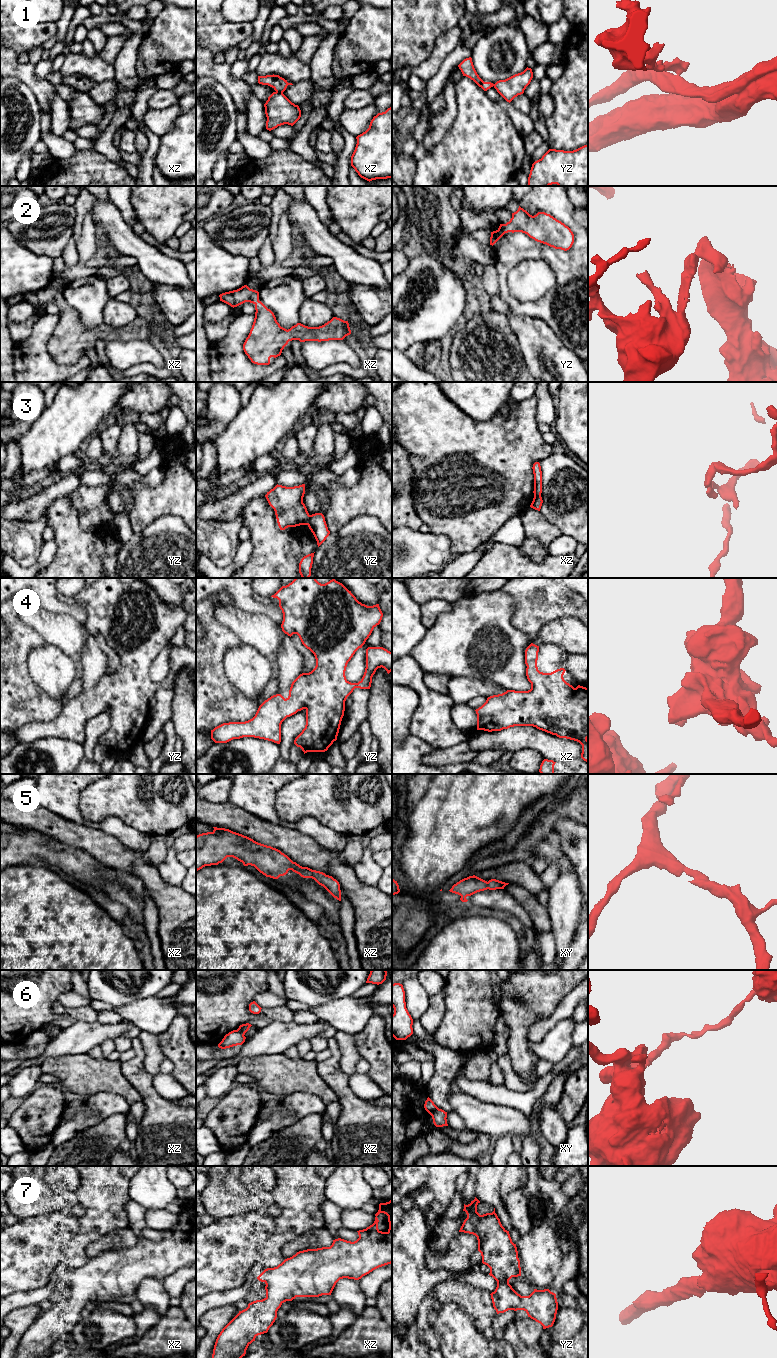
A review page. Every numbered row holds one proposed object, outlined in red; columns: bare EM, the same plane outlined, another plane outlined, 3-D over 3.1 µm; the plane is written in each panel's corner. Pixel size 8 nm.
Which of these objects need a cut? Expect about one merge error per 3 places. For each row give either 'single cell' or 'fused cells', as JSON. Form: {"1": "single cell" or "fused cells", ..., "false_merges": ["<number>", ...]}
{"1": "fused cells", "2": "single cell", "3": "fused cells", "4": "single cell", "5": "single cell", "6": "fused cells", "7": "single cell", "false_merges": ["1", "3", "6"]}

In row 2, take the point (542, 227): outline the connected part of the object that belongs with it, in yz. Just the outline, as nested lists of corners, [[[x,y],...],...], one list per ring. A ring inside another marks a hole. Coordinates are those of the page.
[[[520,206],[512,213],[509,222],[500,224],[496,231],[491,232],[490,245],[493,246],[508,232],[525,233],[537,242],[564,251],[569,250],[574,243],[574,234],[564,223],[545,212],[532,216]]]

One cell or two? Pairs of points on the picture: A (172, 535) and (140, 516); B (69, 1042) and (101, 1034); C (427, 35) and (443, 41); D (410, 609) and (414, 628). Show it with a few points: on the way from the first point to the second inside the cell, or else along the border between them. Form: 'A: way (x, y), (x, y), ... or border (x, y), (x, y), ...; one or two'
A: border (174, 514), (161, 515), (141, 531), (134, 533); two
B: way (77, 1039), (93, 1034); one
C: border (456, 25), (437, 38), (426, 60); two
D: way (410, 614), (410, 623); one

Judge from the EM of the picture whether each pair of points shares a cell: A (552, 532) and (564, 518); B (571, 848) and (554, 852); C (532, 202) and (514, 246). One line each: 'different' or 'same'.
A: different
B: different
C: same

